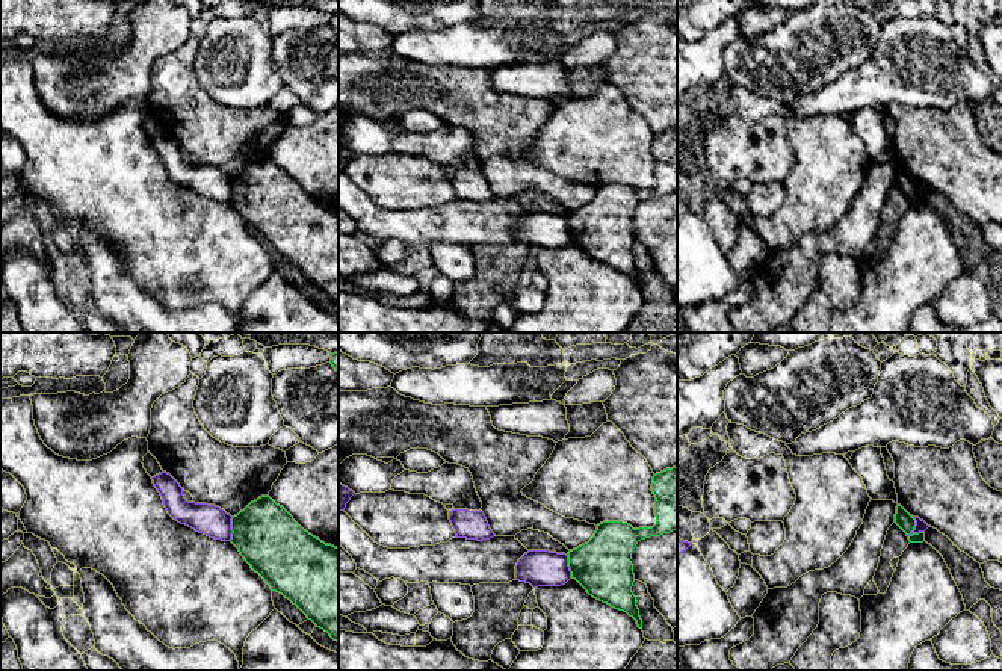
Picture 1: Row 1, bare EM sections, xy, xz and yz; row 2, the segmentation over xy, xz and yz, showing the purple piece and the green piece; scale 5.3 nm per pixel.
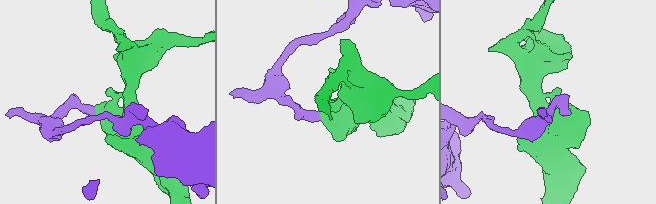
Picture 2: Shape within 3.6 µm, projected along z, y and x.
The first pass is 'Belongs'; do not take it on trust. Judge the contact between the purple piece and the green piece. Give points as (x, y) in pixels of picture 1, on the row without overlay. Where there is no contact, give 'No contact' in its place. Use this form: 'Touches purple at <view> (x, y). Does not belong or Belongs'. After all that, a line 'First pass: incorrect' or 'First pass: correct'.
Touches purple at yz (915, 191). Does not belong
First pass: incorrect

